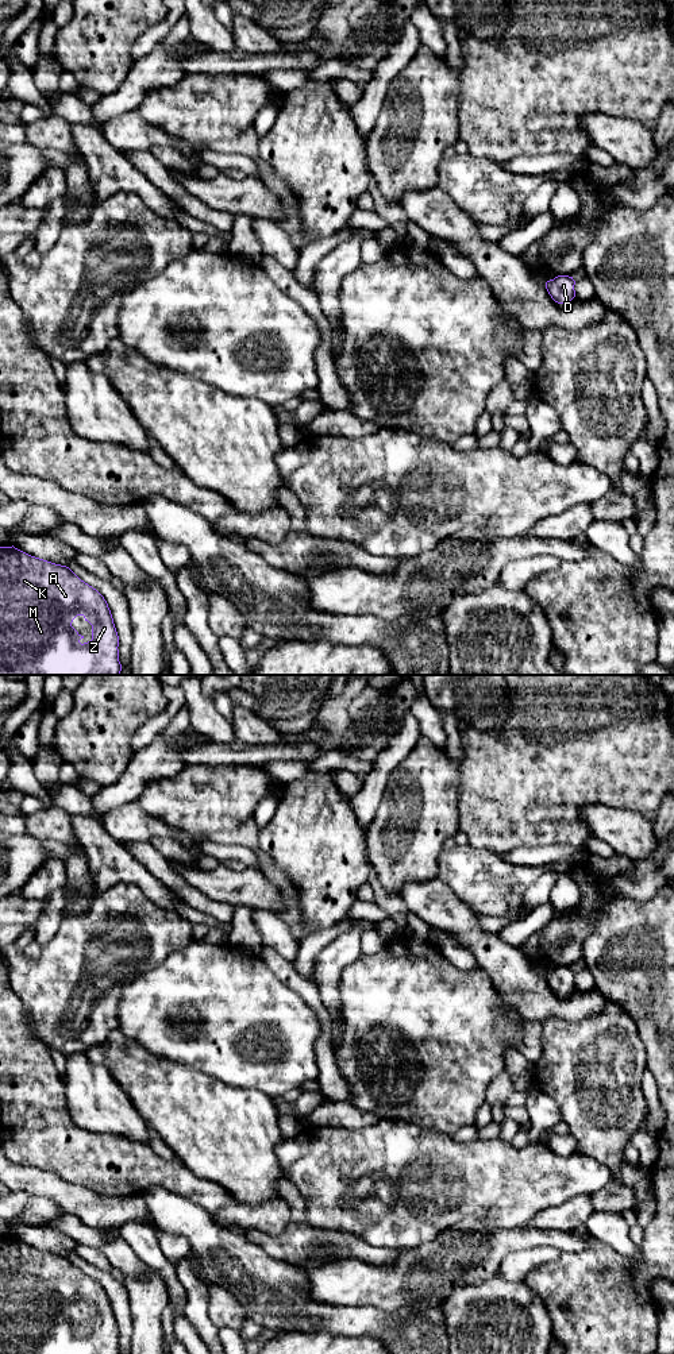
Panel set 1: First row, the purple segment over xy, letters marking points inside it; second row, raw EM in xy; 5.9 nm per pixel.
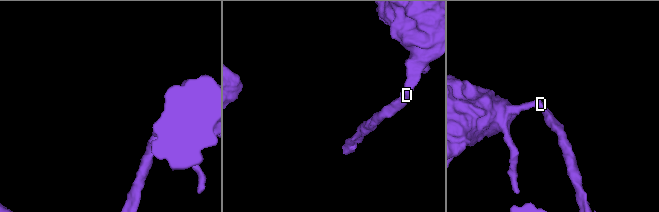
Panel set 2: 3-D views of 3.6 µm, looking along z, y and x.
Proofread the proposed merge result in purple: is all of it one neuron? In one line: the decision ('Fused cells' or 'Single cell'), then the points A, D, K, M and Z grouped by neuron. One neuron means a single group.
Single cell. Groups: A D K M Z

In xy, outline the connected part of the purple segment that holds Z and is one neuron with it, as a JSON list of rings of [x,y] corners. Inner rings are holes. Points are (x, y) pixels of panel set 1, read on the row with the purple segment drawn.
[[[14,545],[0,547],[0,675],[120,675],[122,664],[118,647],[119,636],[111,610],[104,597],[96,589],[81,580],[66,566],[31,556]],[[77,616],[82,616],[92,625],[92,640],[84,644],[80,643],[84,636],[72,626]]]

